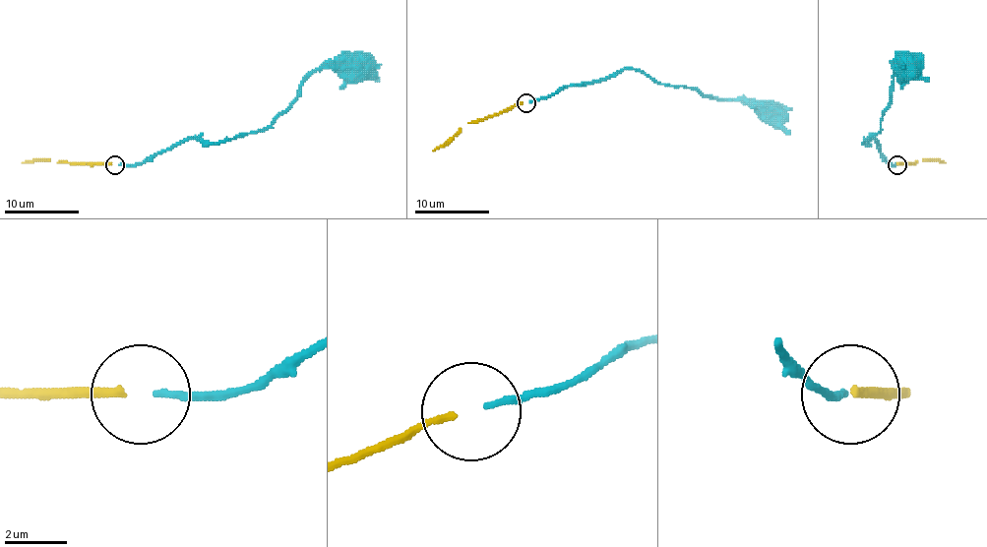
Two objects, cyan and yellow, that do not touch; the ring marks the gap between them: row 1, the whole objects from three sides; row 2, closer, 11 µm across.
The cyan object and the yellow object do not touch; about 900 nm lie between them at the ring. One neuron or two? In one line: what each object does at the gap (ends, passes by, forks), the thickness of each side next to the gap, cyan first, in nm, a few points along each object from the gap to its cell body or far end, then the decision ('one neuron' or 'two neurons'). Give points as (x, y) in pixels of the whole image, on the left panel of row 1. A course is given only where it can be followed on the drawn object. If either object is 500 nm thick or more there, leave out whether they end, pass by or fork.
cyan ends | yellow ends | 200/240 nm | cyan via (118, 164), (139, 164), (189, 139), (224, 142), (266, 129), (314, 72), (360, 64) | yellow via (111, 164), (22, 162) | one neuron

